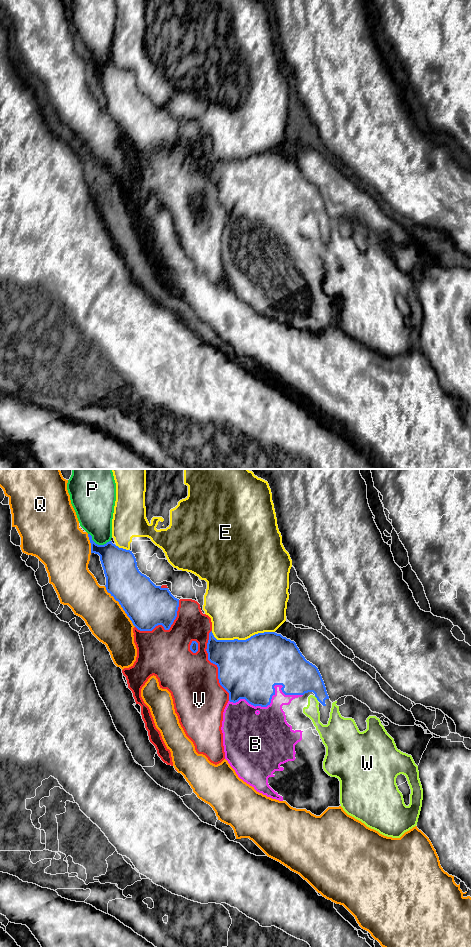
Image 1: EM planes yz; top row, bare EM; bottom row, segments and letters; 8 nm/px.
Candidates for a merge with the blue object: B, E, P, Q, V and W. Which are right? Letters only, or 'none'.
B

